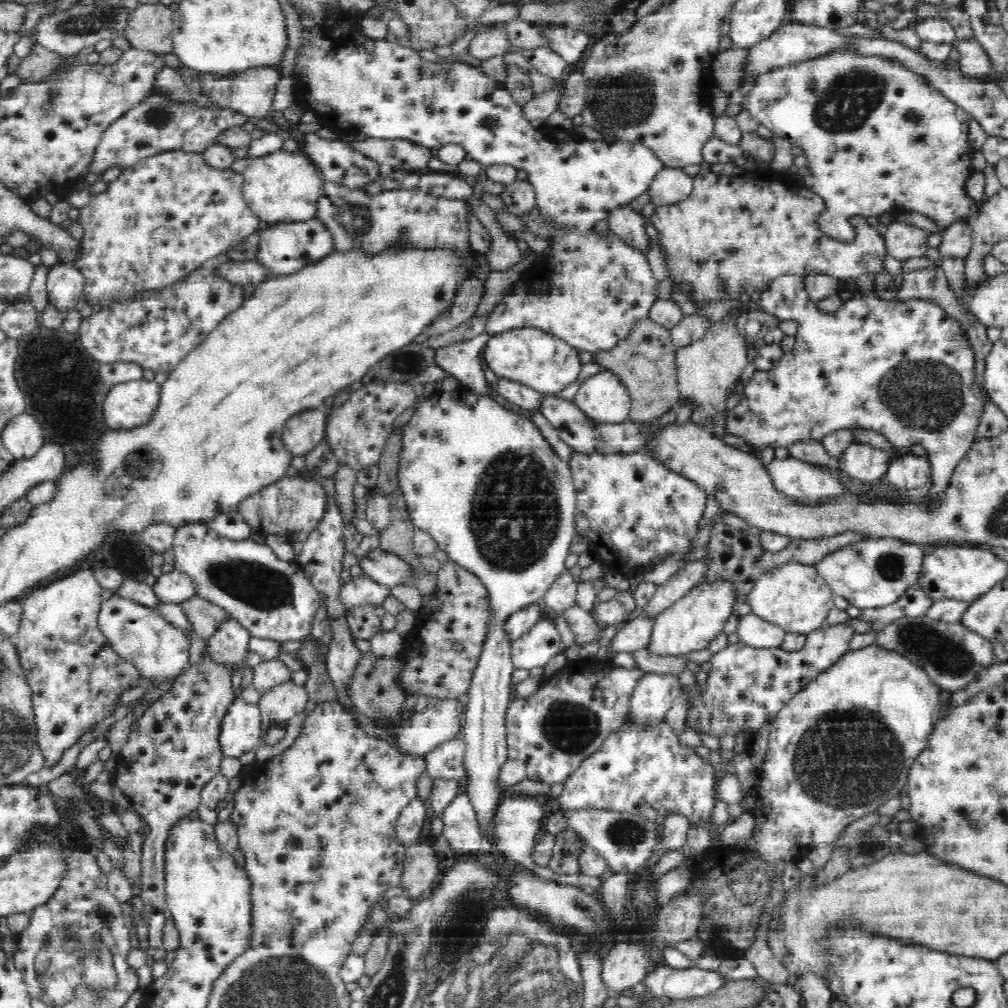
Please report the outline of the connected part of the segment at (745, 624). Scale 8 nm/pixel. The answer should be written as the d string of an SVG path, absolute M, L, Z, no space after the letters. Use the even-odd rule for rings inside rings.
M746 613L739 617L737 625L739 642L758 649L778 648L787 635L780 627L760 618L757 614Z

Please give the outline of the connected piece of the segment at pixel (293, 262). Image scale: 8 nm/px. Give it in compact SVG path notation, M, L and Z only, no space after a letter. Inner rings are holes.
M316 219L285 225L263 226L260 231L262 240L257 262L268 266L268 269L272 270L276 276L292 276L306 266L324 262L330 254L334 253L330 233L326 232L326 227L320 225Z

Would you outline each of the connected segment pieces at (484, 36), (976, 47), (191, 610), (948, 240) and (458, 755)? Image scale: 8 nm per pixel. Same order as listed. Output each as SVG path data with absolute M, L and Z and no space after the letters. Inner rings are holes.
M507 27L491 28L478 32L472 40L469 56L476 60L487 61L494 58L503 58L512 50L512 40L507 33Z
M974 35L966 38L955 37L950 46L956 48L956 52L960 54L958 64L963 74L983 79L991 75L990 60Z
M200 597L189 603L184 603L181 607L193 624L196 636L205 644L217 635L223 624L233 619L227 610Z
M958 222L941 230L943 240L939 251L945 258L952 257L963 259L968 257L974 248L974 231L972 224L968 222Z
M463 739L446 742L426 756L425 769L431 777L456 780L462 784L467 777L463 766L465 753L466 744Z

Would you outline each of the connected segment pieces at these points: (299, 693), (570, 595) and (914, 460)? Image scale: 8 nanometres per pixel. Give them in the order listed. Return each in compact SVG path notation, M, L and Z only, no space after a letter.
M293 681L278 685L271 691L261 695L259 709L261 710L262 729L272 728L286 730L288 722L306 712L306 704L310 698L304 686Z
M567 570L553 582L540 603L549 614L565 611L576 603L577 581L572 572Z
M907 452L891 461L884 479L888 488L894 491L920 488L932 479L932 465L926 456L917 457Z

